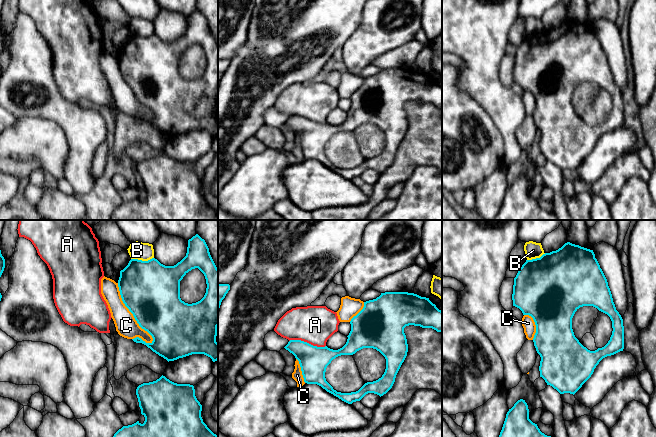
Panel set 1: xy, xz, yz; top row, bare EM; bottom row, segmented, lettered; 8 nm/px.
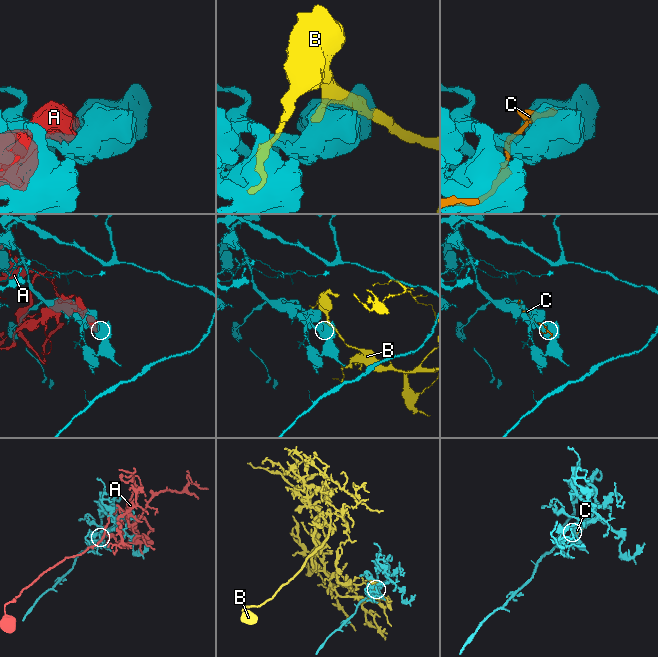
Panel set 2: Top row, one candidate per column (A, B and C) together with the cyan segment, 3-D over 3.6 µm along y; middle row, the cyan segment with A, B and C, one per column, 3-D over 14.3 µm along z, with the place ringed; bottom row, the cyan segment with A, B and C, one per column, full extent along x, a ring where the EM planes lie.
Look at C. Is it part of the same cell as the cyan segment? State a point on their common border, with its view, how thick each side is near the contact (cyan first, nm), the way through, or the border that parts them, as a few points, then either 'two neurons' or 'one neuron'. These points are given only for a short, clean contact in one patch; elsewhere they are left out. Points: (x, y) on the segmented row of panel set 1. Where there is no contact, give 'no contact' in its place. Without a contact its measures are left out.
meets cyan in xy at (132, 313); 460 nm thick on the cyan side, 170 nm on the other; two neurons

